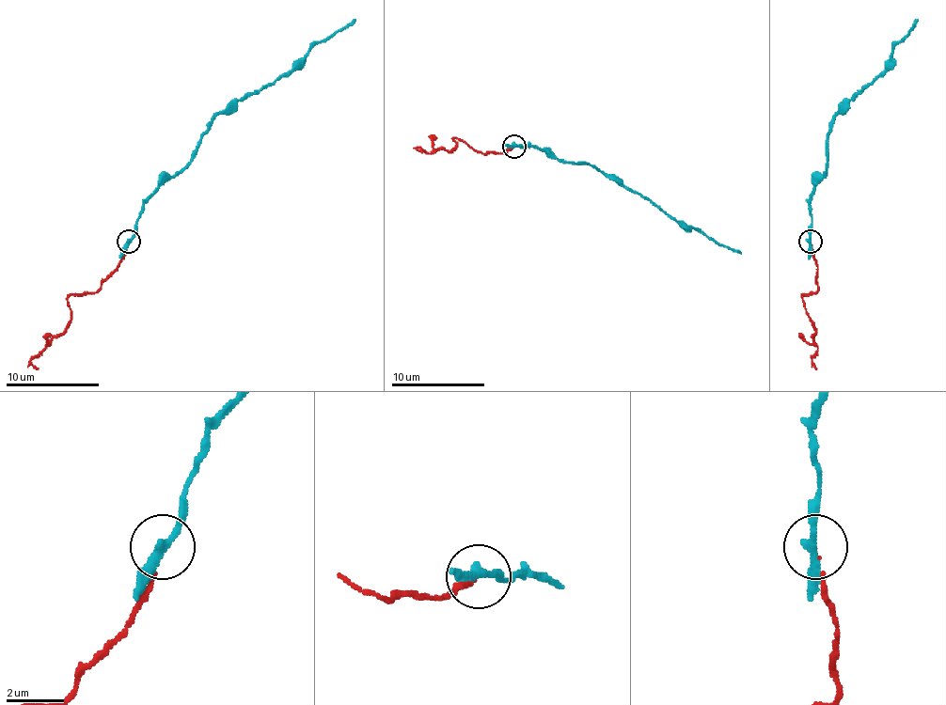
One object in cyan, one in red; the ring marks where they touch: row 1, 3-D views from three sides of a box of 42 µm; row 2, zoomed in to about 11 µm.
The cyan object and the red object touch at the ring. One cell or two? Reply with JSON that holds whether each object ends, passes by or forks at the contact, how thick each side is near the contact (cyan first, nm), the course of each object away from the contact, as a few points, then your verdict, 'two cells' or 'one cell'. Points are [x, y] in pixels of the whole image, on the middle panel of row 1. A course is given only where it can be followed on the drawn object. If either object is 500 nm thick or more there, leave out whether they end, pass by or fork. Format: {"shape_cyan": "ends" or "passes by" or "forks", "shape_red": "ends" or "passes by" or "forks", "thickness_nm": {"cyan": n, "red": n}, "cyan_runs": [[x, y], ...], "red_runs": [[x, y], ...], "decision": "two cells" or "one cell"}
{"shape_cyan": "passes by", "shape_red": "ends", "thickness_nm": {"cyan": 280, "red": 60}, "cyan_runs": [[514, 146], [538, 146], [566, 163], [593, 164], [624, 188], [654, 202], [675, 220], [740, 253]], "red_runs": [[514, 146], [505, 153], [482, 153], [452, 139], [454, 148], [431, 153], [424, 150]], "decision": "two cells"}

